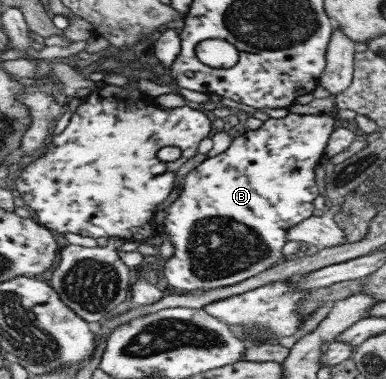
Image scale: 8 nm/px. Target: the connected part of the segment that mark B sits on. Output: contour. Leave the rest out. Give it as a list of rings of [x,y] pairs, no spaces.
[[[288,112],[283,118],[275,119],[269,117],[263,121],[261,126],[257,129],[243,131],[241,135],[232,138],[229,146],[227,146],[223,152],[213,157],[206,156],[199,166],[187,172],[185,177],[183,177],[181,193],[171,202],[168,209],[165,210],[165,220],[157,225],[157,233],[155,233],[159,234],[159,236],[163,233],[167,233],[170,237],[169,241],[171,241],[171,245],[173,245],[173,254],[164,261],[162,269],[165,282],[175,288],[175,290],[181,290],[182,293],[201,292],[221,286],[237,284],[273,266],[282,256],[281,248],[287,241],[287,238],[285,238],[285,235],[287,235],[286,231],[289,230],[289,228],[295,227],[304,219],[309,218],[309,216],[312,216],[314,210],[312,202],[318,195],[314,178],[314,168],[317,164],[325,160],[324,150],[328,136],[336,126],[337,119],[333,119],[325,114],[294,114]]]

